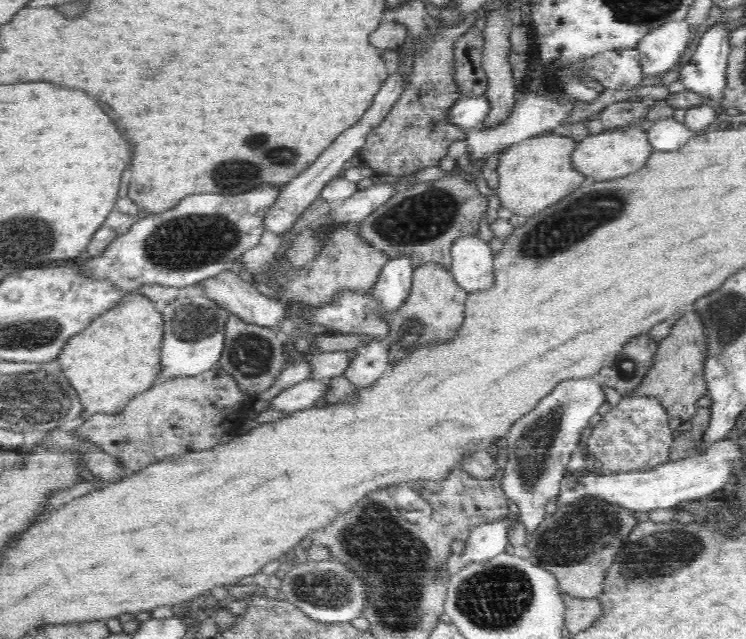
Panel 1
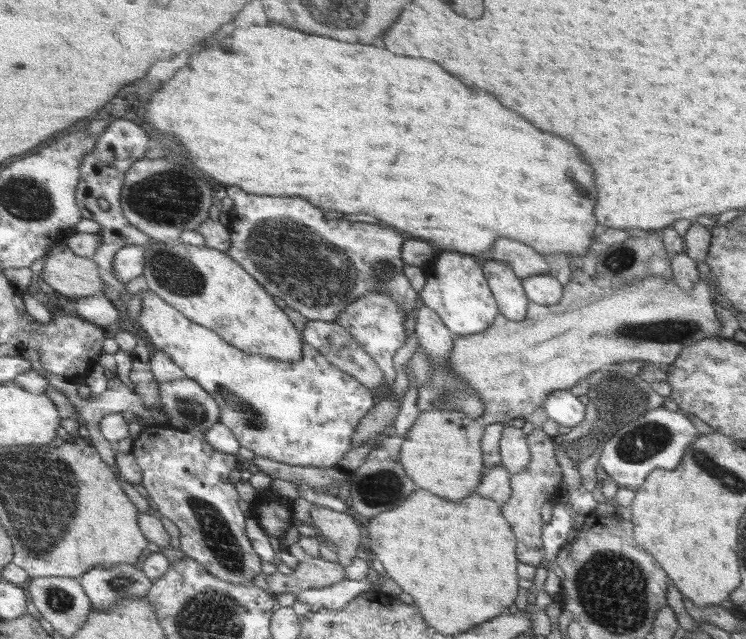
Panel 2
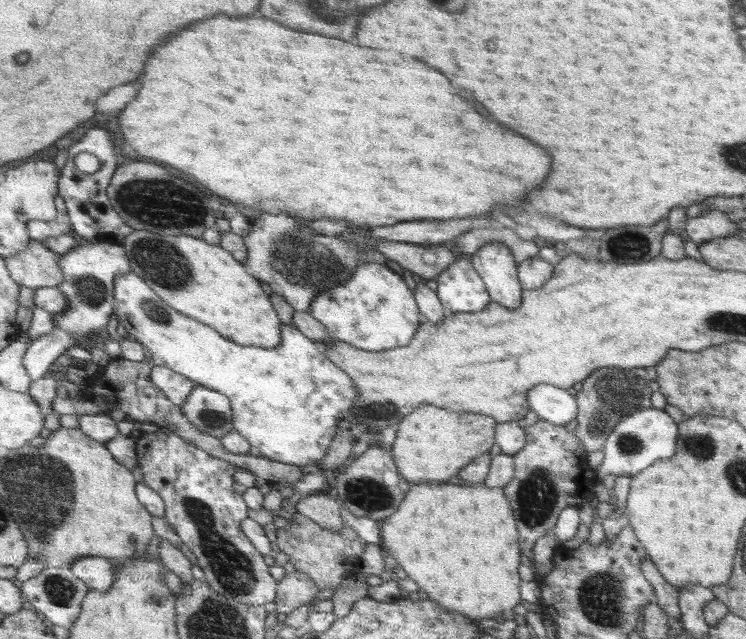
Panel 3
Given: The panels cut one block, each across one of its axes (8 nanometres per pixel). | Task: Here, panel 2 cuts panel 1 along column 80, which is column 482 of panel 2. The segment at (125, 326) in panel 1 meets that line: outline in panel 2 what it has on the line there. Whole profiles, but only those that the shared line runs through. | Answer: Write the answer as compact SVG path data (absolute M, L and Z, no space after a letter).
M576 268L572 270L569 281L563 286L562 300L556 304L539 305L529 301L528 316L524 321L515 321L500 313L484 332L454 337L452 350L447 356L449 368L483 402L485 409L480 420L486 426L496 423L509 425L514 418L534 418L535 411L550 393L572 388L578 380L600 371L602 366L629 360L669 365L677 360L682 349L705 338L718 336L722 328L706 278L698 280L698 284L688 292L682 290L674 279L656 275L624 284L620 278L608 278L597 273L590 276Z

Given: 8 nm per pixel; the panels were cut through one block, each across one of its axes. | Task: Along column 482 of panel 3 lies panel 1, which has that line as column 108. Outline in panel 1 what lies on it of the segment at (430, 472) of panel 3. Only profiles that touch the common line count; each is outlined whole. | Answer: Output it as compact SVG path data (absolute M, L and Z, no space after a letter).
M217 366L196 376L176 376L157 383L156 386L138 394L126 404L120 414L98 413L80 423L77 430L78 438L92 441L92 445L102 449L104 453L116 457L127 473L135 473L155 462L168 457L183 455L187 452L210 450L218 444L214 436L218 436L218 426L224 422L234 422L236 406L244 402L244 391L235 378L226 370Z

